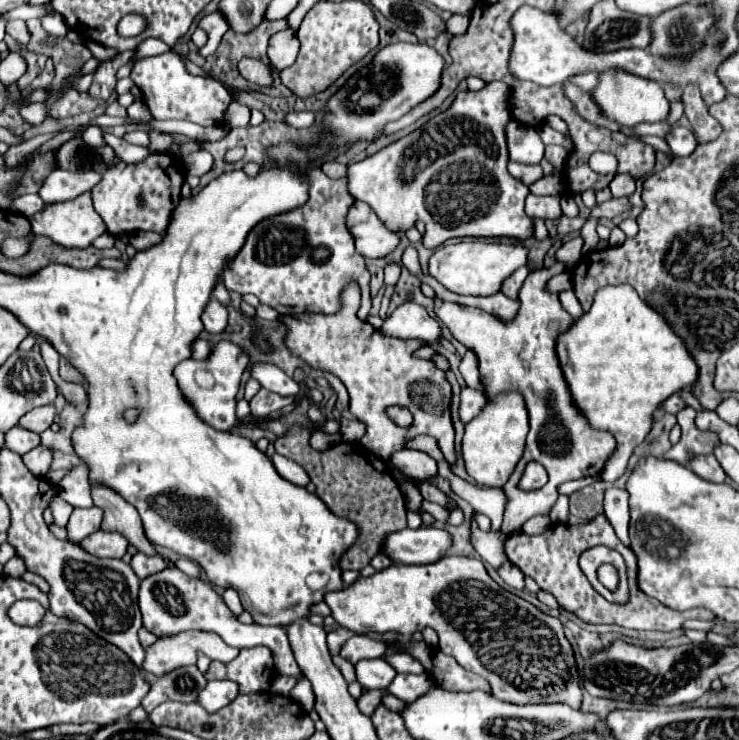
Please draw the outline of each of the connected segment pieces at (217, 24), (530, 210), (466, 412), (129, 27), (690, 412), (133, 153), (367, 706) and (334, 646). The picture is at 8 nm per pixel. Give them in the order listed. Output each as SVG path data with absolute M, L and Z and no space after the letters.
M210 13L210 15L204 15L200 19L198 27L204 29L206 35L208 35L208 43L200 49L200 55L208 57L218 49L218 45L222 41L222 35L228 31L228 23L224 21L224 17L220 13Z
M560 195L552 197L526 197L526 215L530 219L558 219L562 215L560 209Z
M464 385L462 389L460 389L460 421L466 425L466 423L470 423L476 415L480 415L480 411L484 409L484 405L486 405L486 397L484 397L484 393L480 393L478 389L472 389L472 387L468 387L468 385Z
M130 15L130 17L124 17L122 21L120 21L120 33L122 35L136 35L136 33L140 33L142 31L142 17L136 17L136 15Z
M684 407L684 411L676 413L678 425L682 427L682 437L670 451L664 453L664 459L676 461L680 465L688 465L696 455L712 455L720 445L720 439L714 431L700 431L694 427L696 411L692 407Z
M104 133L102 137L104 137L104 141L116 151L116 155L118 155L122 161L126 161L126 163L138 163L138 161L142 161L142 159L146 159L146 157L150 155L150 151L148 151L146 147L130 145L130 143L126 143L124 139L120 139L120 137L112 135L112 133Z
M387 688L363 692L363 694L357 700L359 710L363 714L371 716L383 695L388 693Z
M338 627L338 629L332 631L332 633L328 633L328 647L330 647L332 655L338 653L340 647L342 647L342 645L352 637L352 635L354 635L352 631L346 631L346 629L342 629L342 627Z

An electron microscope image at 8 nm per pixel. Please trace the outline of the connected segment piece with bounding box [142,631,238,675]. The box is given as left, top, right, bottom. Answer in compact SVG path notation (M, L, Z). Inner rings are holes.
M184 631L180 635L158 639L152 647L148 647L142 667L154 675L164 675L176 667L194 665L196 651L218 661L232 661L238 655L238 649L228 647L218 633Z

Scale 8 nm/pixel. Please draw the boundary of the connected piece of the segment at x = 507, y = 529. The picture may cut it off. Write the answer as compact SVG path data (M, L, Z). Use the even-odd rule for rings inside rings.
M554 263L550 269L532 271L520 289L518 315L508 323L480 309L436 299L436 315L440 317L440 321L454 333L460 343L476 353L480 383L486 391L486 397L494 399L500 393L516 391L524 397L530 415L530 433L526 439L524 455L516 465L516 471L510 475L508 483L502 487L506 495L502 533L512 533L530 517L550 515L558 499L558 485L582 477L600 477L604 463L616 449L616 441L610 433L590 429L586 419L578 413L564 383L560 363L556 359L556 337L570 327L572 317L562 309L558 295L546 291L546 281L562 271L566 271L562 263ZM528 461L538 461L544 465L550 477L550 485L534 491L520 491L516 487Z

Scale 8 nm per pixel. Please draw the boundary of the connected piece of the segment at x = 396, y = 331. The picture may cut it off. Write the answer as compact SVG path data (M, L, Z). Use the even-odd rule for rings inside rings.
M416 303L400 305L384 319L380 333L396 339L422 339L426 343L438 343L442 337L440 323Z

